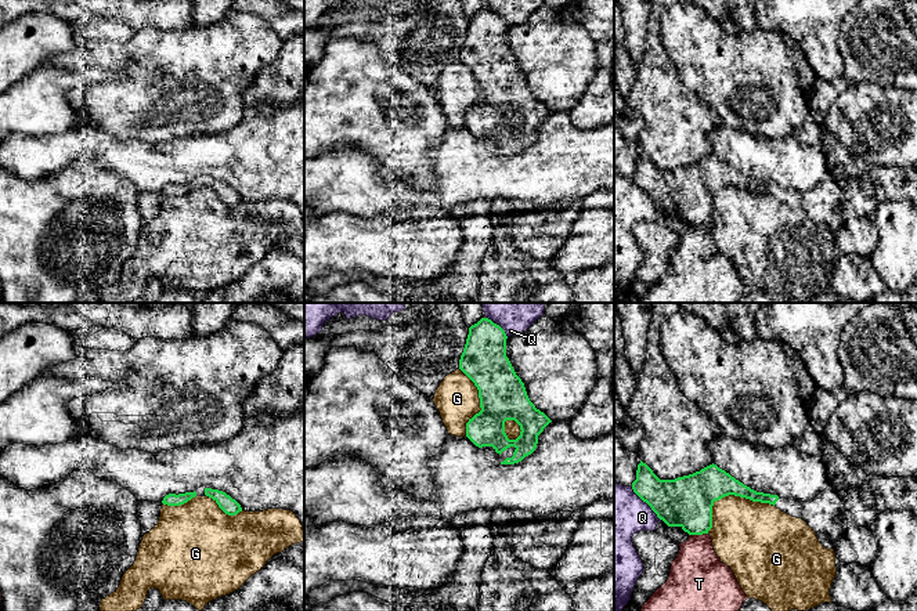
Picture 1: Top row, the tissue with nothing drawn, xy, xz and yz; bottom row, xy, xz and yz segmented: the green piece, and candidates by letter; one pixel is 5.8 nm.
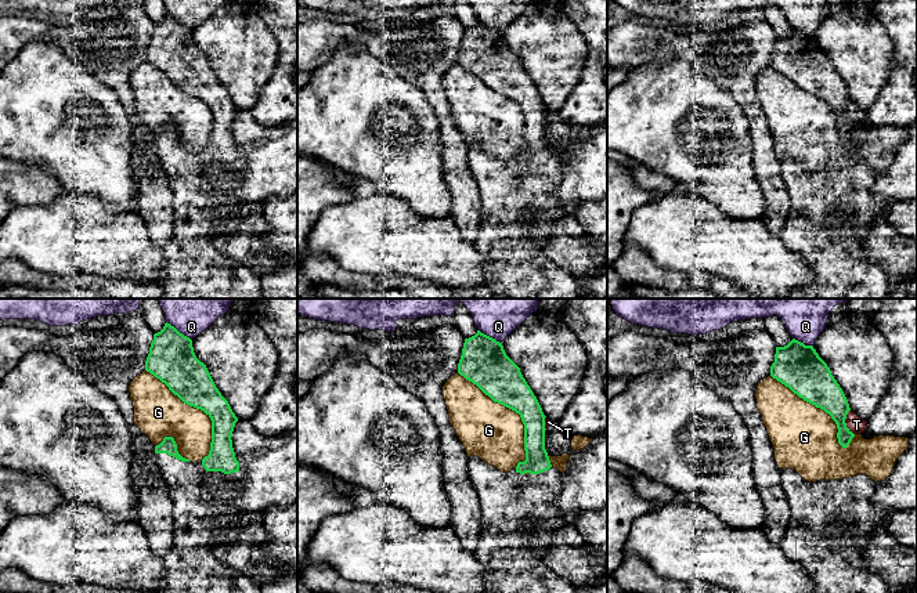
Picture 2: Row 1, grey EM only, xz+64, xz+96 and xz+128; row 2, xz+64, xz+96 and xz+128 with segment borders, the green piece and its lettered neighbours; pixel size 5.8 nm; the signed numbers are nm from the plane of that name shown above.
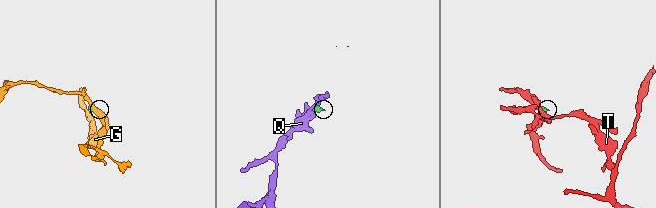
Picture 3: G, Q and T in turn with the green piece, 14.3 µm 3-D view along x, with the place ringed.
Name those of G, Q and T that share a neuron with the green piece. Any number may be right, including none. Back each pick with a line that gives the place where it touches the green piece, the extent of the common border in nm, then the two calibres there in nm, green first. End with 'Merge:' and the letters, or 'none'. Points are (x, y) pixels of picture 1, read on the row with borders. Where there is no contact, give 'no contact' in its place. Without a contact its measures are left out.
Merge: none

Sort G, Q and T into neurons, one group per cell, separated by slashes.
G / Q / T

